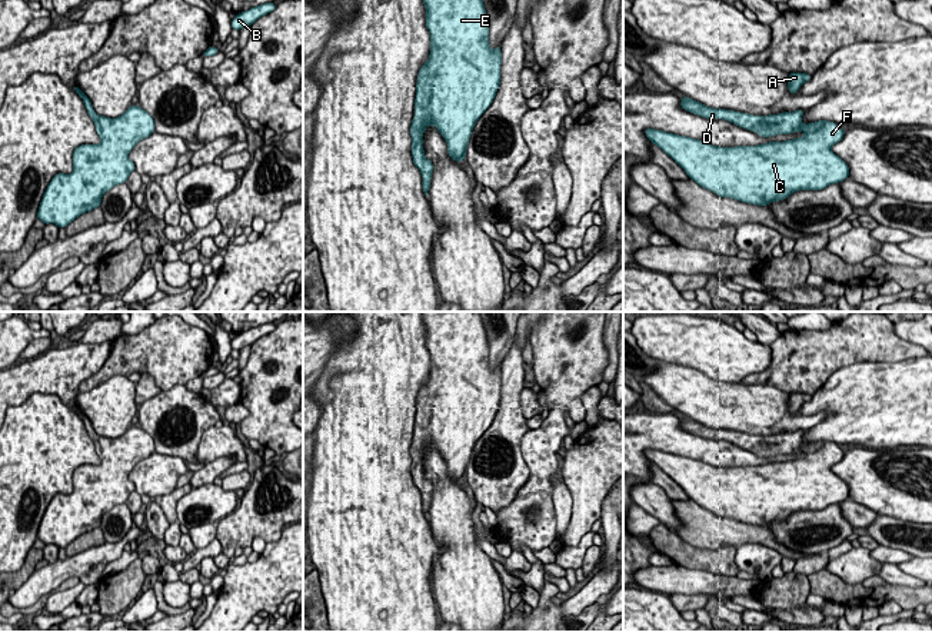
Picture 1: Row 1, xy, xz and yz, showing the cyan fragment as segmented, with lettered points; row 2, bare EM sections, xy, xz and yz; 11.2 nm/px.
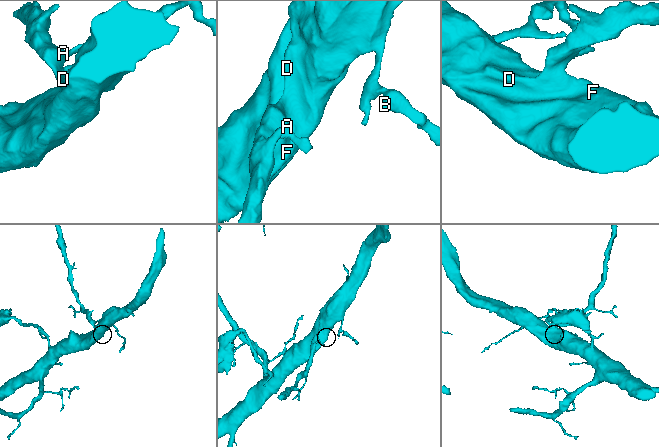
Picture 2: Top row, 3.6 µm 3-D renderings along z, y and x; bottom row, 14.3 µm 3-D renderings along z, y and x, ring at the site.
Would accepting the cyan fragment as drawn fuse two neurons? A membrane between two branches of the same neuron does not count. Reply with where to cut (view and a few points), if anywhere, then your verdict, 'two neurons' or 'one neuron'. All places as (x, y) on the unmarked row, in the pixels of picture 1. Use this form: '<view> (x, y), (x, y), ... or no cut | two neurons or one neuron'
no cut | one neuron

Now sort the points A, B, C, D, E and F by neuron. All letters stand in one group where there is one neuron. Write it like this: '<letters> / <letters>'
A B C D E F

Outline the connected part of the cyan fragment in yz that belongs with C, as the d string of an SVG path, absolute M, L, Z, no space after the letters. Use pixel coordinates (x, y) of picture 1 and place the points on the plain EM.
M682 418L680 428L706 439L728 440L762 458L805 453L785 462L719 468L662 450L645 450L646 458L672 478L689 499L720 518L766 526L799 510L822 510L849 496L849 486L832 472L845 455L838 443L819 440L805 445L805 430L753 436L708 428L689 418Z

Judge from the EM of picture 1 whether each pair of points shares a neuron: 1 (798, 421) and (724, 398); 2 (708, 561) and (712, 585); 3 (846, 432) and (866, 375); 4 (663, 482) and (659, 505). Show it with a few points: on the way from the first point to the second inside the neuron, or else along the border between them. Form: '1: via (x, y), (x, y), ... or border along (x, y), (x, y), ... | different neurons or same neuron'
1: via (779, 419), (759, 409), (742, 408) | same neuron
2: border along (678, 565), (735, 576) | different neurons
3: via (854, 418), (866, 405), (866, 389) | same neuron
4: border along (651, 482), (656, 484), (671, 499) | different neurons

